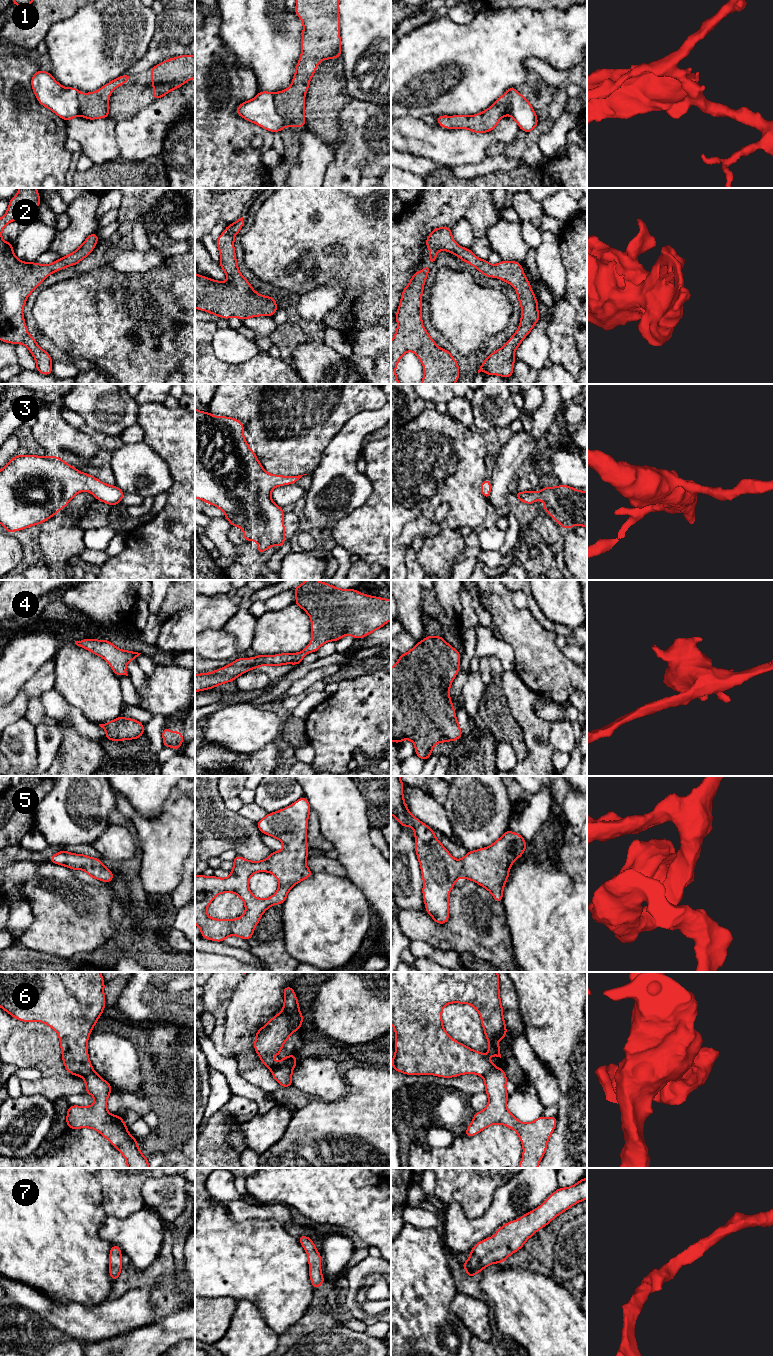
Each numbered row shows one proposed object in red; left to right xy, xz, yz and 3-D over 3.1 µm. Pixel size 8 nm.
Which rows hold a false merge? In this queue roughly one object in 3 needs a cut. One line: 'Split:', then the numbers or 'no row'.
Split: 1, 6

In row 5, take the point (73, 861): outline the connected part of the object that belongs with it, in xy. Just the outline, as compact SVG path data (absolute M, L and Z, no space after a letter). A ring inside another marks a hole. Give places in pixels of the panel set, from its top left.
M65 850L59 851L48 860L71 870L84 870L91 878L110 883L114 874L98 858L89 857L84 854L74 854Z

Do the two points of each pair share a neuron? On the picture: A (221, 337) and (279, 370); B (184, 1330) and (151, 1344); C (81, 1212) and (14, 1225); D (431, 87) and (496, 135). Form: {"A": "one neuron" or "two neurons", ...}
{"A": "two neurons", "B": "one neuron", "C": "one neuron", "D": "two neurons"}

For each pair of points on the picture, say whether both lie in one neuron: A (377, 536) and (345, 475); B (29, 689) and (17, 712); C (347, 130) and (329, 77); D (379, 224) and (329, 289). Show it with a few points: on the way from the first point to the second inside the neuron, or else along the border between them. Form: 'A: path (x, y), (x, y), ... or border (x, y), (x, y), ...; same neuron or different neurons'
A: border (372, 484), (370, 496), (360, 506), (341, 518); different neurons
B: path (24, 695), (18, 706); same neuron
C: border (353, 99), (348, 101), (339, 112), (338, 133); different neurons
D: border (347, 281), (344, 279), (332, 279), (314, 289); different neurons

